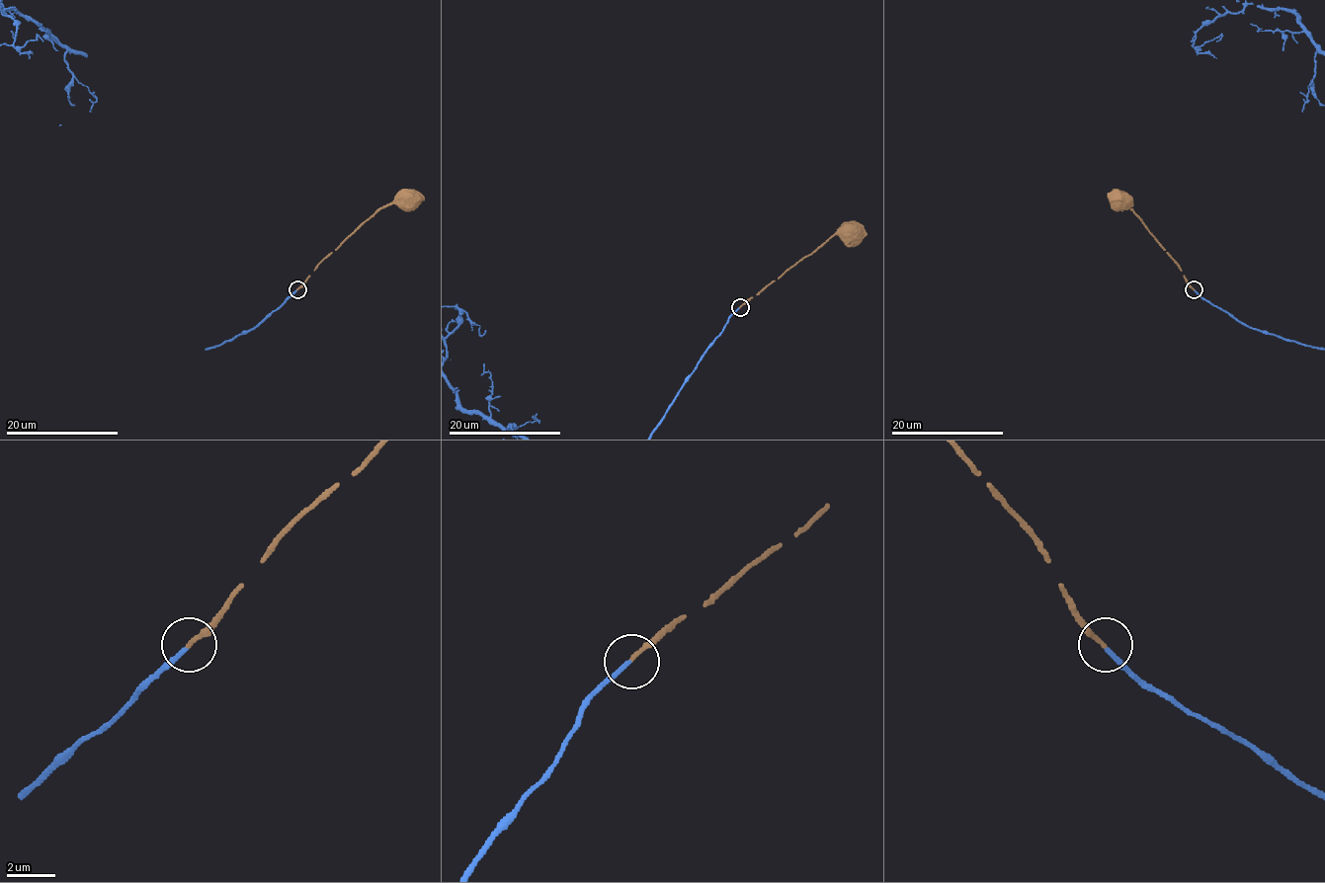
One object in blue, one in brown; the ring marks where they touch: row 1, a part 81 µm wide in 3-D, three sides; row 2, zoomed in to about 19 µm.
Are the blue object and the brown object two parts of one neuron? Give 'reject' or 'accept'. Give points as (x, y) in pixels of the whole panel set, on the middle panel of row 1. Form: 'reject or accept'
accept

